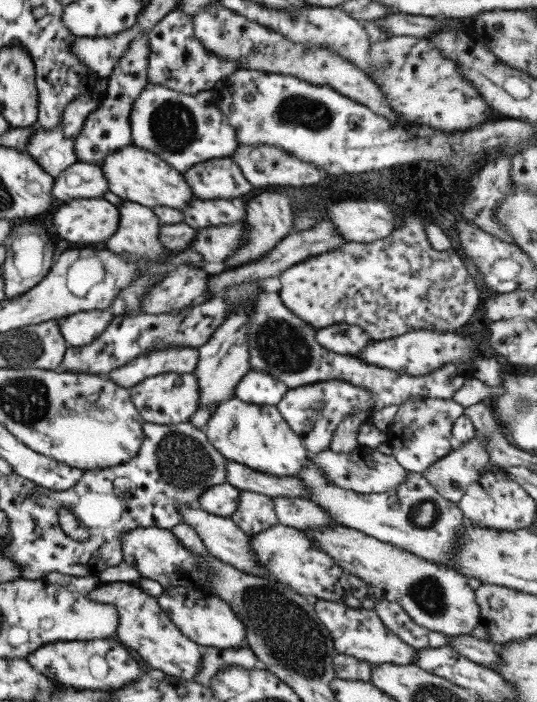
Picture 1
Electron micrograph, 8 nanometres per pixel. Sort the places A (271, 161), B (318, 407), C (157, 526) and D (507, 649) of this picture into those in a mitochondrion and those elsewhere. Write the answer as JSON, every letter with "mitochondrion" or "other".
{"A":"mitochondrion","B":"mitochondrion","C":"other","D":"other"}

